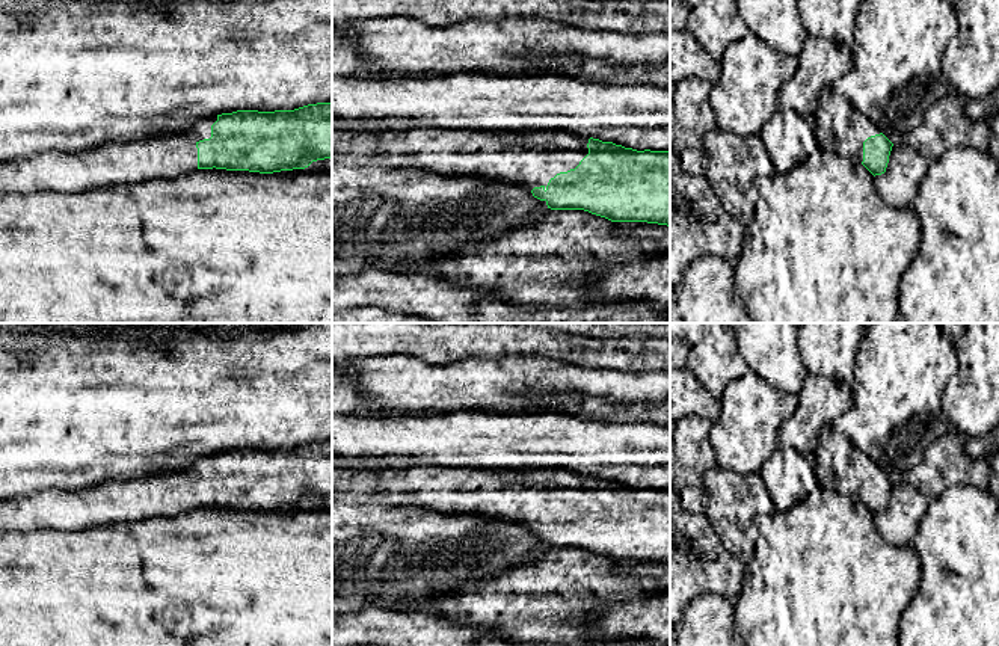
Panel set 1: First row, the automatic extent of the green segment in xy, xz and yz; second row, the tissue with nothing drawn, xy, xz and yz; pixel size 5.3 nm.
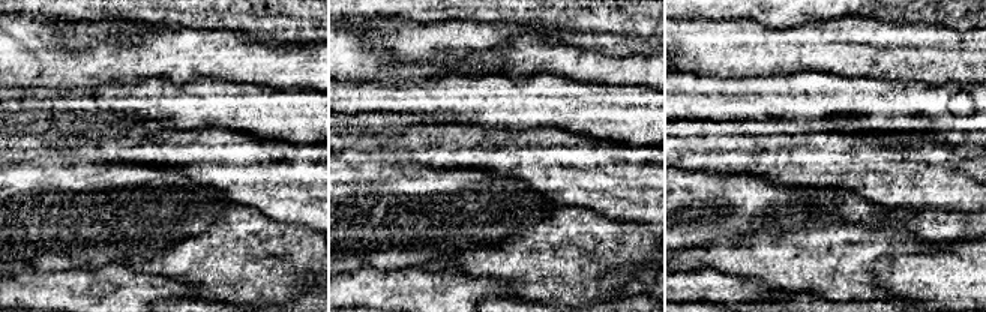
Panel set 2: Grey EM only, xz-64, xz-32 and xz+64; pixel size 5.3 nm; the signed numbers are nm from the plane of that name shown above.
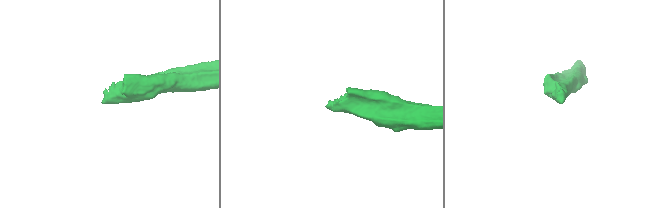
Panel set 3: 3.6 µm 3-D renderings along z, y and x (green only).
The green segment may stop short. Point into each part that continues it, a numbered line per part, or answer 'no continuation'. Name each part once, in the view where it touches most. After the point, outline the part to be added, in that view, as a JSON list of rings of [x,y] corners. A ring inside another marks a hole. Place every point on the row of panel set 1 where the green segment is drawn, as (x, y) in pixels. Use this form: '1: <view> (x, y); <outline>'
1: xz (530, 159); [[[388,118],[386,133],[332,131],[332,162],[352,168],[420,168],[442,175],[480,175],[486,180],[534,187],[546,186],[560,172],[575,169],[589,154],[589,137],[564,131],[493,131],[432,128]]]

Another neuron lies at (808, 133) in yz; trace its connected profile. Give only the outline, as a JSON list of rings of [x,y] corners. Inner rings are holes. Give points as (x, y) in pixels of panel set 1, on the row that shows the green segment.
[[[782,109],[761,130],[759,139],[765,146],[776,172],[788,172],[801,163],[818,146],[813,124],[795,113]]]

